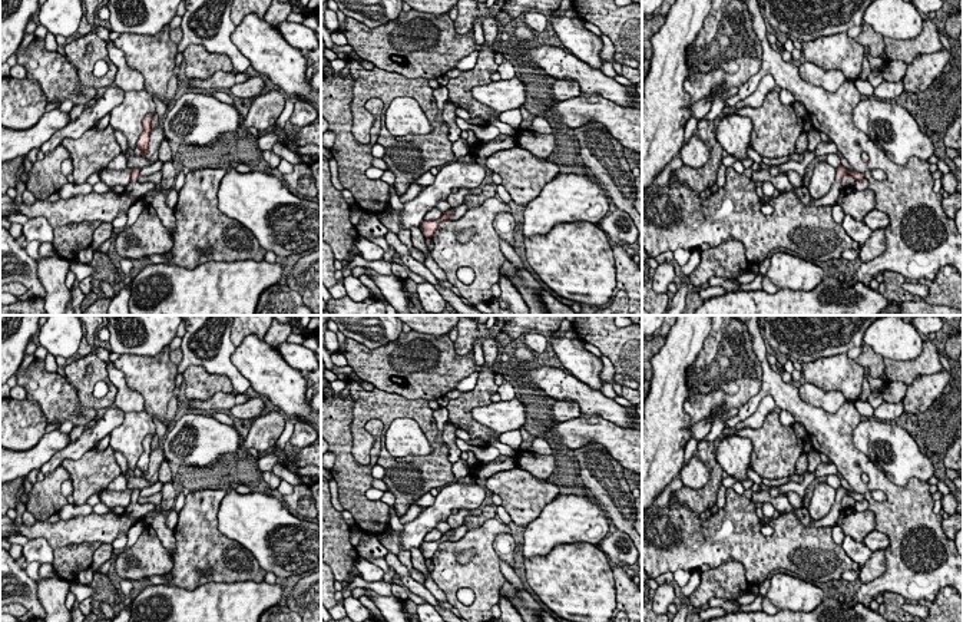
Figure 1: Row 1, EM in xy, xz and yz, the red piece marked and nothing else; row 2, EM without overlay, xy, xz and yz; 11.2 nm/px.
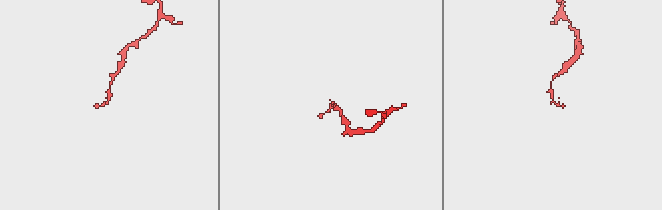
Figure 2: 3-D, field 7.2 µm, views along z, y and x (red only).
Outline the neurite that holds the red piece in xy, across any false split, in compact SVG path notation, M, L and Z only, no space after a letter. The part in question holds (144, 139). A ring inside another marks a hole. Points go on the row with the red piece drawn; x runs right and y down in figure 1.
M146 115L143 119L143 132L138 139L138 148L142 150L142 156L145 158L145 155L148 153L148 148L149 148L149 135L150 135L150 125L152 125L152 119L153 115Z

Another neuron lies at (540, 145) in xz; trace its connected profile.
M522 129L516 132L514 136L519 148L529 150L537 158L547 159L556 148L556 138L553 133L545 135L530 129Z

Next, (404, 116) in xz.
M400 96L391 100L385 110L385 126L396 138L428 135L434 129L420 105L408 96Z

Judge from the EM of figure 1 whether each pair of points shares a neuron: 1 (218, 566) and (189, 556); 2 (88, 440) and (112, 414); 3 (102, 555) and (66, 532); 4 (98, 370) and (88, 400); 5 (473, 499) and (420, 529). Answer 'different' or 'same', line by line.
1: same
2: same
3: different
4: same
5: same

